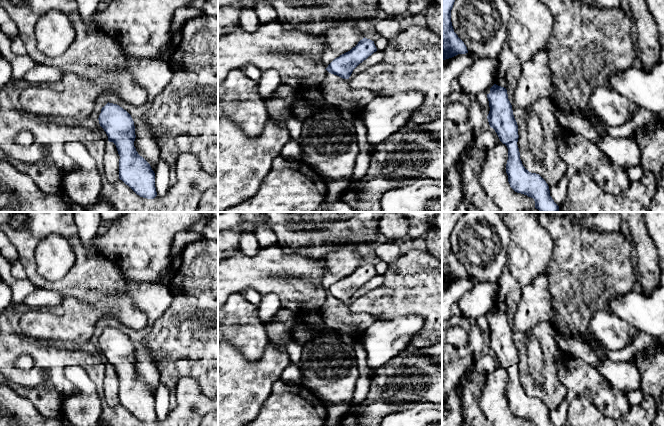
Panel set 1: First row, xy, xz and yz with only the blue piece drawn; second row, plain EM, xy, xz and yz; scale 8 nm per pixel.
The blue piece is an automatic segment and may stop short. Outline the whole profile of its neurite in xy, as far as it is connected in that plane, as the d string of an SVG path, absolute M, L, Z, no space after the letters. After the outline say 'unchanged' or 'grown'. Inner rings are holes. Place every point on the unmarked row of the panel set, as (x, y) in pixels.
M108 326L102 331L98 344L120 380L119 403L140 421L154 423L157 420L155 397L136 375L135 350L131 339L119 329Z; unchanged

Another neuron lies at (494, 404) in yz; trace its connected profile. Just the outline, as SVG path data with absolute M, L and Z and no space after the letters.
M502 366L490 371L482 388L479 406L493 426L535 426L527 419L515 416L508 406L506 388L508 372Z

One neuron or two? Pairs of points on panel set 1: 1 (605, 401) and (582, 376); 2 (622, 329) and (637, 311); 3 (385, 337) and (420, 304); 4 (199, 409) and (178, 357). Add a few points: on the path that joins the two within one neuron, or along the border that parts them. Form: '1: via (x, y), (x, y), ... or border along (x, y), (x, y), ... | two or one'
1: via (601, 395), (588, 382) | one
2: border along (612, 311), (640, 332) | two
3: border along (386, 321), (401, 316), (418, 315), (424, 323) | two
4: border along (175, 386), (183, 377), (194, 377), (203, 393) | two

